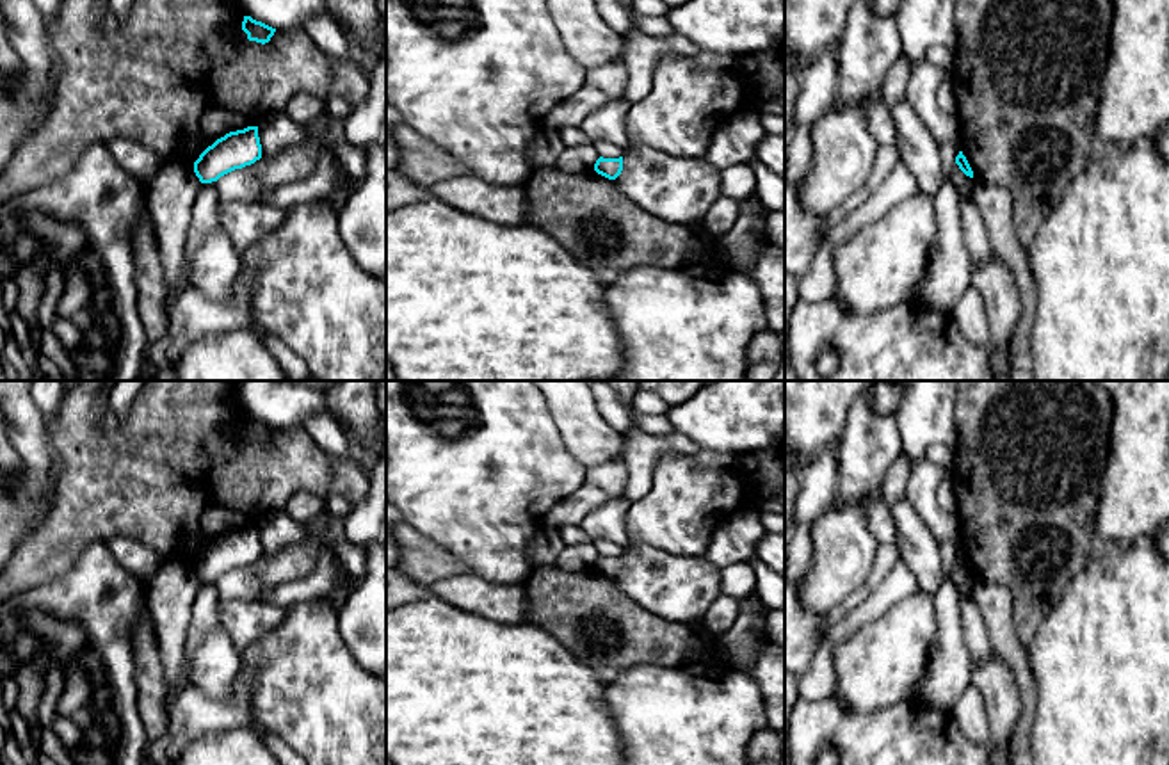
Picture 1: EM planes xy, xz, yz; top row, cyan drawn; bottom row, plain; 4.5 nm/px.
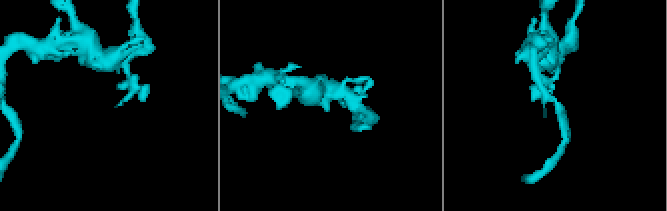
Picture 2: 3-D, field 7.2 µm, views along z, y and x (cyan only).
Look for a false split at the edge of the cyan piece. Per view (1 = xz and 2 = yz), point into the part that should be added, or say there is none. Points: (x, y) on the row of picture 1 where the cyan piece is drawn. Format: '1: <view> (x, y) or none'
1: none
2: none

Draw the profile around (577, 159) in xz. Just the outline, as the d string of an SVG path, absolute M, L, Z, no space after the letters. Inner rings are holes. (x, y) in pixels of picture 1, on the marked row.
M582 144L575 148L564 146L553 167L562 173L578 174L578 173L594 171L594 164L598 158L600 157L596 149L593 148L593 144Z

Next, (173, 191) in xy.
M178 160L165 162L146 187L149 221L158 240L167 295L174 294L174 285L185 270L187 231L199 187L194 165Z

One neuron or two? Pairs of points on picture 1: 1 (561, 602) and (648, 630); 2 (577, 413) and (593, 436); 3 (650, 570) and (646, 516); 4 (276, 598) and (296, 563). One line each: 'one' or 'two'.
1: one
2: one
3: two
4: two

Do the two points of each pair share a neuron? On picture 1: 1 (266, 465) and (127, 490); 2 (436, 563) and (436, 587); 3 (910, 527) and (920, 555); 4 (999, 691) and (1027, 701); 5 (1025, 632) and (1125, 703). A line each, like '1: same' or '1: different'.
1: same
2: different
3: same
4: different
5: different

